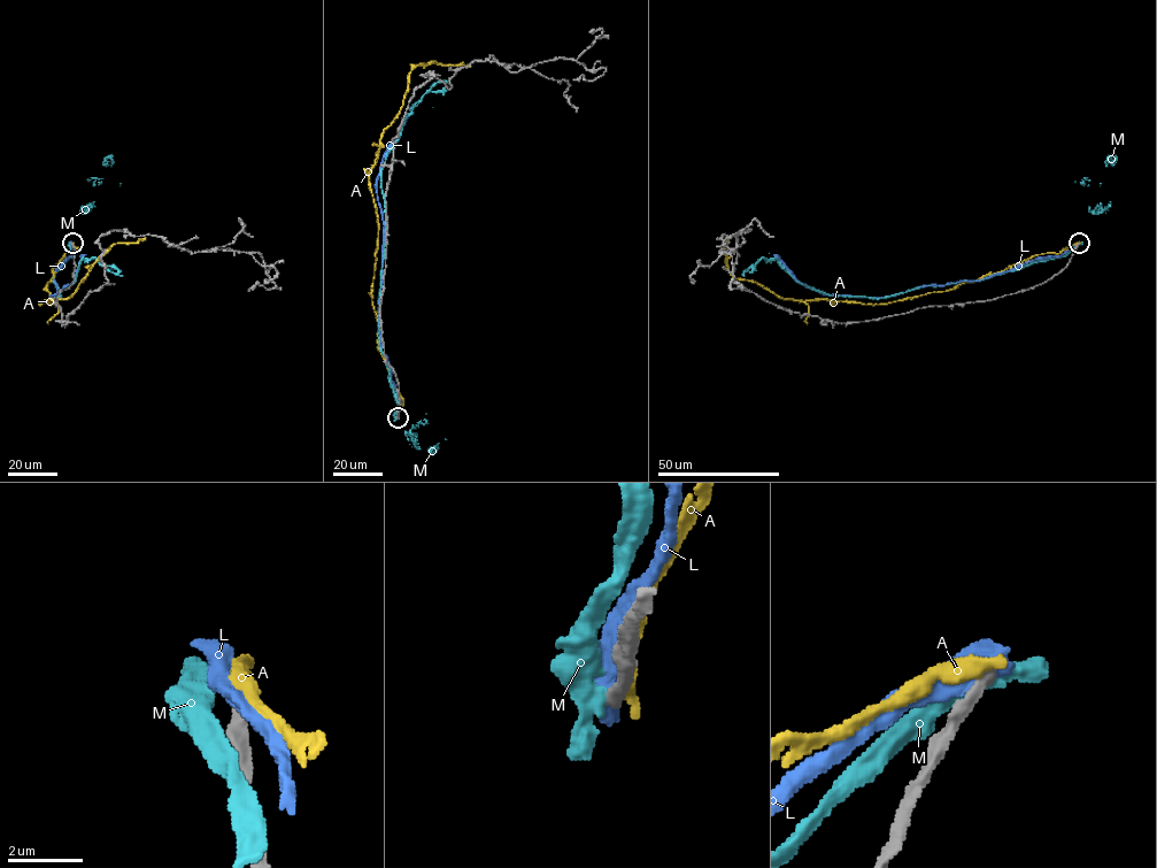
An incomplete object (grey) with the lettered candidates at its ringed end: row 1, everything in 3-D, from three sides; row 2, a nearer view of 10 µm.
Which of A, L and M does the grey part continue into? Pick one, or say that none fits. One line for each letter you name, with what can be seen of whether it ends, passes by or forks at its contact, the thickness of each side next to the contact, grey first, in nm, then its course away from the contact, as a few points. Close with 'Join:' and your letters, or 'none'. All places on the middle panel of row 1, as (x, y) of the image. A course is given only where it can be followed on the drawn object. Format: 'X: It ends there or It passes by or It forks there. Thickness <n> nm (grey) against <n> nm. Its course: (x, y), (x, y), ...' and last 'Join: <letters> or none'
Join: none

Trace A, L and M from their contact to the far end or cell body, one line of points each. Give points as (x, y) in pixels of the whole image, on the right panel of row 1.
A: (1079, 244), (951, 289), (861, 304), (781, 299), (737, 279), (727, 266), (726, 238)
L: (1078, 244), (1057, 256), (1031, 260), (977, 281), (923, 285), (873, 298), (824, 294), (810, 289), (776, 254)
M: (1079, 244), (1065, 255), (988, 278), (878, 299), (812, 290), (776, 259), (760, 259), (742, 276)

